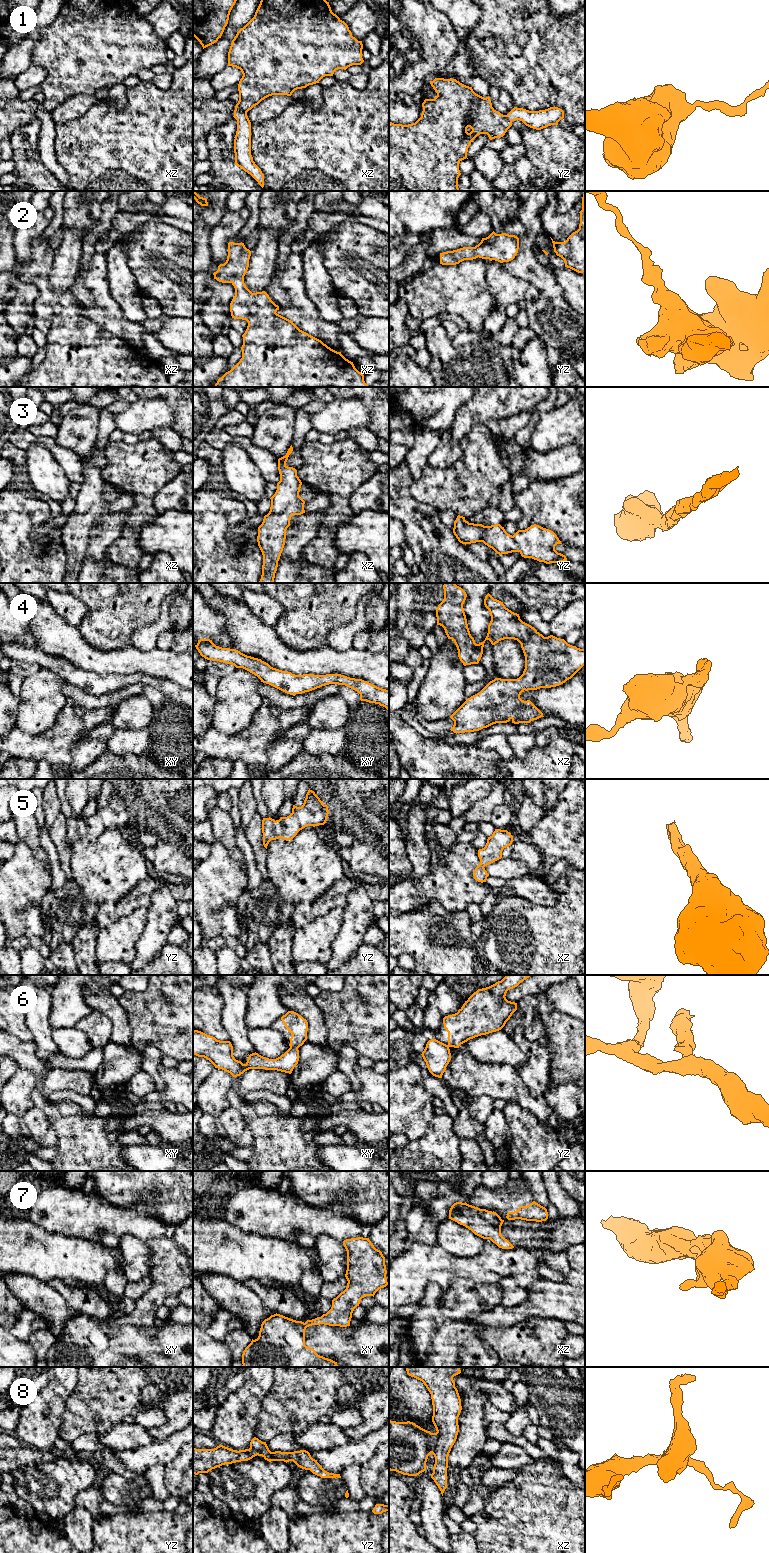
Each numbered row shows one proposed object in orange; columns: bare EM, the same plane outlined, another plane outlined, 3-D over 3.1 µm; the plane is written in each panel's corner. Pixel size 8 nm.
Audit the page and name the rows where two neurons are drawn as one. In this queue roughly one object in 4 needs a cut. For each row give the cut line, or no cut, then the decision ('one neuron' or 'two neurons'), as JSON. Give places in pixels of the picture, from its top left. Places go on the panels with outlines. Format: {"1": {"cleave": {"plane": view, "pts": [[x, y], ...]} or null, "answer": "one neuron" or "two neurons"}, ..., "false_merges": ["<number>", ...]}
{"1": {"cleave": null, "answer": "one neuron"}, "2": {"cleave": null, "answer": "one neuron"}, "3": {"cleave": null, "answer": "one neuron"}, "4": {"cleave": null, "answer": "one neuron"}, "5": {"cleave": null, "answer": "one neuron"}, "6": {"cleave": {"plane": "xy", "pts": [[290, 1046], [297, 1048]]}, "answer": "two neurons"}, "7": {"cleave": {"plane": "xy", "pts": [[305, 1322], [309, 1325]]}, "answer": "two neurons"}, "8": {"cleave": {"plane": "xz", "pts": [[436, 1433], [435, 1447], [431, 1452]]}, "answer": "two neurons"}, "false_merges": ["6", "7", "8"]}

